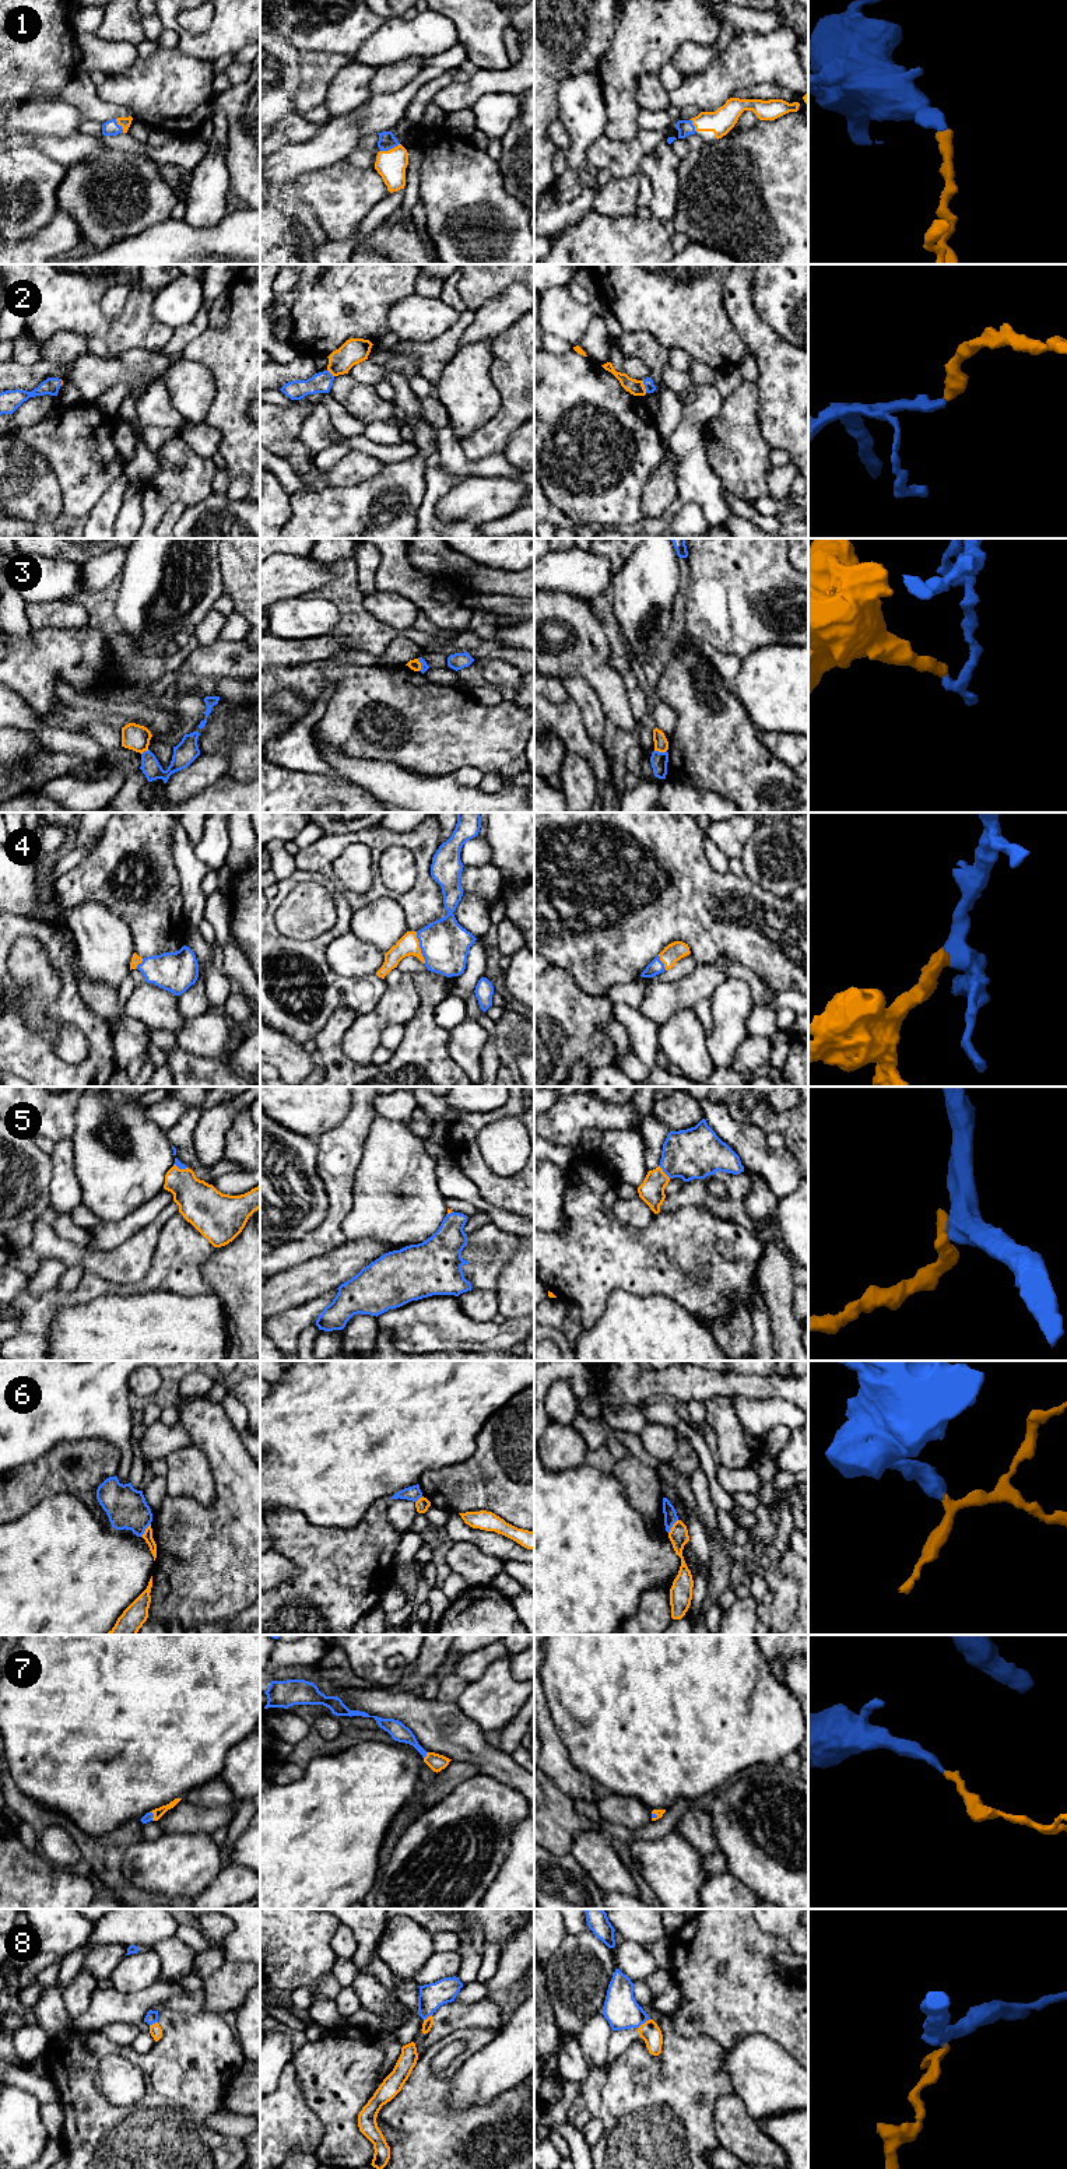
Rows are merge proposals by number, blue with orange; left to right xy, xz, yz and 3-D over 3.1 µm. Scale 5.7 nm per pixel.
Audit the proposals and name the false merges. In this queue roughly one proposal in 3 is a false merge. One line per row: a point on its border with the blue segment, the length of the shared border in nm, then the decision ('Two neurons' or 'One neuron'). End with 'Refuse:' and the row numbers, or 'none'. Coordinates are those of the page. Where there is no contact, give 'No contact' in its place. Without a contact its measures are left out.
1: Touches blue at xz (389, 148). Shared border 120 nm. One neuron
2: Touches blue at yz (645, 386). Shared border 80 nm. One neuron
3: Touches blue at yz (660, 753). Shared border 70 nm. Two neurons
4: Touches blue at xz (420, 947). Shared border 190 nm. One neuron
5: Touches blue at yz (664, 1172). Shared border 100 nm. One neuron
6: Touches blue at yz (671, 1526). Shared border 100 nm. Two neurons
7: Touches blue at xz (425, 1755). Shared border 40 nm. One neuron
8: Touches blue at yz (643, 2022). Shared border 90 nm. Two neurons
Refuse: 3, 6, 8

